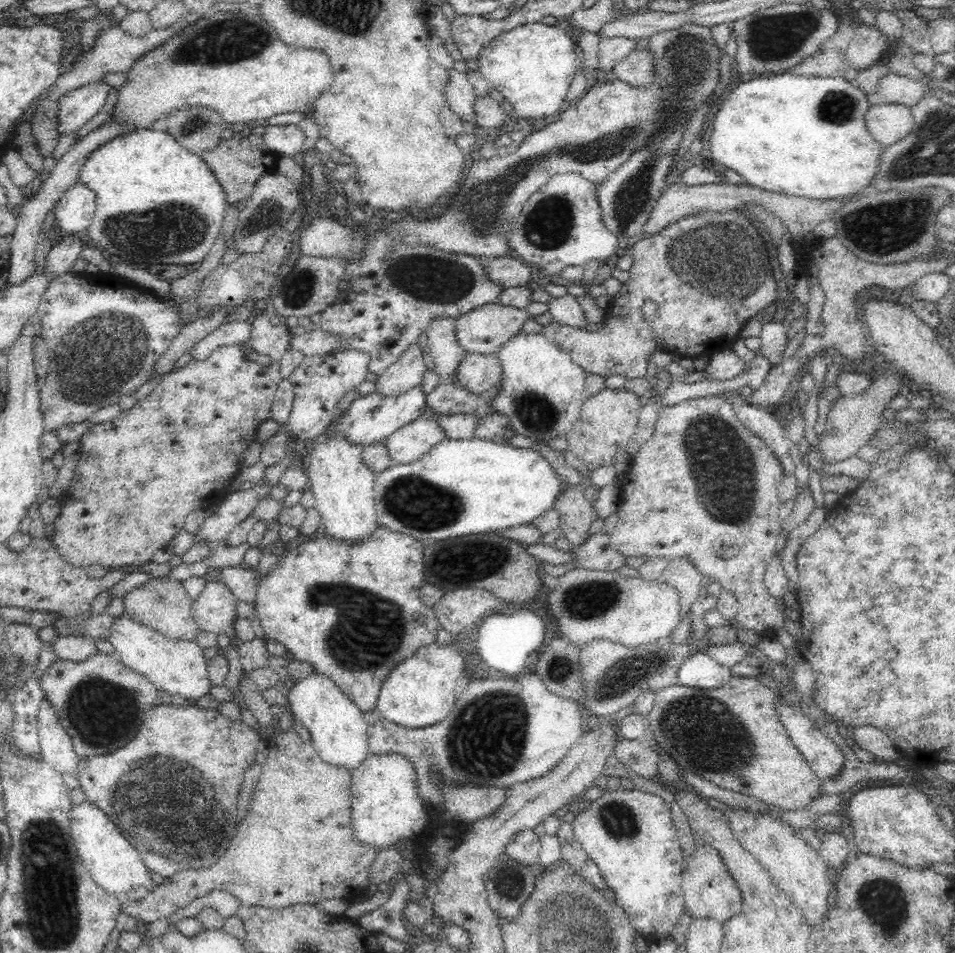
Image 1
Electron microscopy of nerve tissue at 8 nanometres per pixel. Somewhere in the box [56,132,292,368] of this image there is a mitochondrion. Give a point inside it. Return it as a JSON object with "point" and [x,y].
{"point":[170,231]}

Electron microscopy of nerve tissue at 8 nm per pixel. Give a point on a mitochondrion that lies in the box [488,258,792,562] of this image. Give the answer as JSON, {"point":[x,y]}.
{"point":[722,463]}

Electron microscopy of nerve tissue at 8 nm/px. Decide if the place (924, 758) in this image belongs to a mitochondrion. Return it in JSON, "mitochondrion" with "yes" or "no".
{"mitochondrion":"no"}

